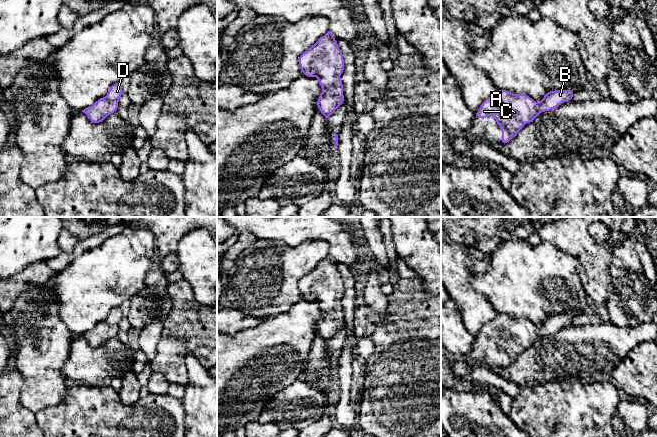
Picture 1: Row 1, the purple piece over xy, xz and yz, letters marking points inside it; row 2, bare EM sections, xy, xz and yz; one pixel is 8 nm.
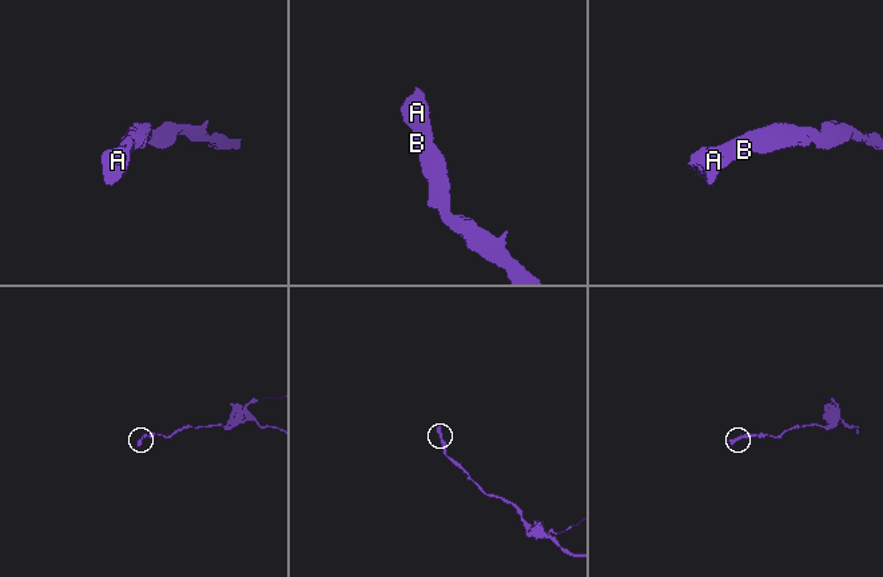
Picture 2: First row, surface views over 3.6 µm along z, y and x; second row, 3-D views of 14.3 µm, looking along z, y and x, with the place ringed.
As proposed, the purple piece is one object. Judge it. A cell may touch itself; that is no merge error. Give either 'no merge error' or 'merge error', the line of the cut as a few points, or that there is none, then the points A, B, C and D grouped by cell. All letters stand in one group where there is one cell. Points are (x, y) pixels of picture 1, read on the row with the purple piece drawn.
no merge error; no cut; A B C D

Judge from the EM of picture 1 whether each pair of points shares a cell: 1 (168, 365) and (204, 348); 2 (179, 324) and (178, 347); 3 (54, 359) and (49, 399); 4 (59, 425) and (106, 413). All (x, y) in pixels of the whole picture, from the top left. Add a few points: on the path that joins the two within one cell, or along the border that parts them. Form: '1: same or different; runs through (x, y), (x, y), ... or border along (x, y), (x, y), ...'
1: same; runs through (177, 356), (186, 348), (195, 348)
2: same; runs through (179, 330), (178, 341)
3: same; runs through (44, 367), (43, 381), (47, 389)
4: same; runs through (71, 425), (94, 423)

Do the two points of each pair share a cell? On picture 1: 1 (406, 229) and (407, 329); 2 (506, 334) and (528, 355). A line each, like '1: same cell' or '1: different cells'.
1: different cells
2: different cells

